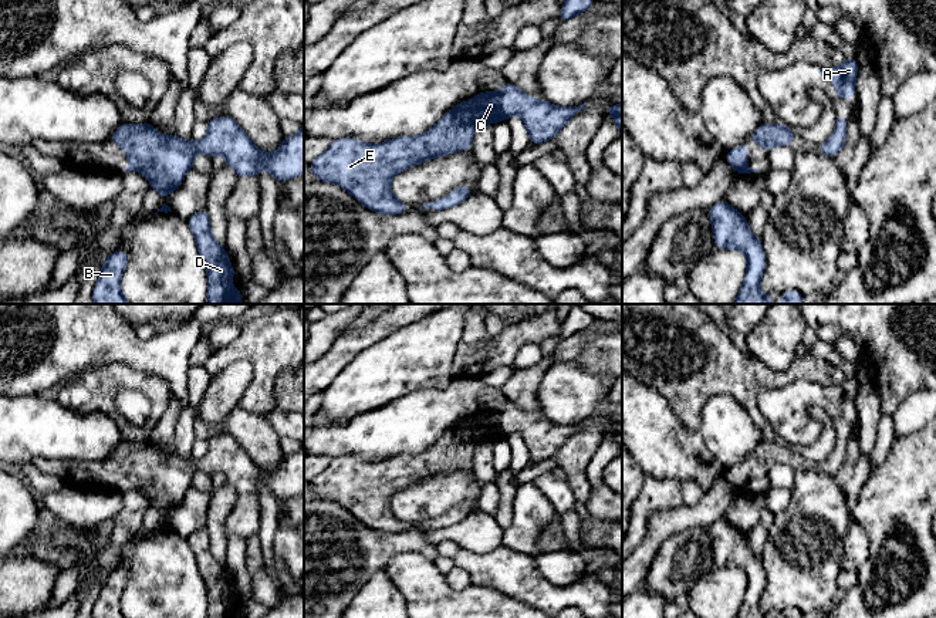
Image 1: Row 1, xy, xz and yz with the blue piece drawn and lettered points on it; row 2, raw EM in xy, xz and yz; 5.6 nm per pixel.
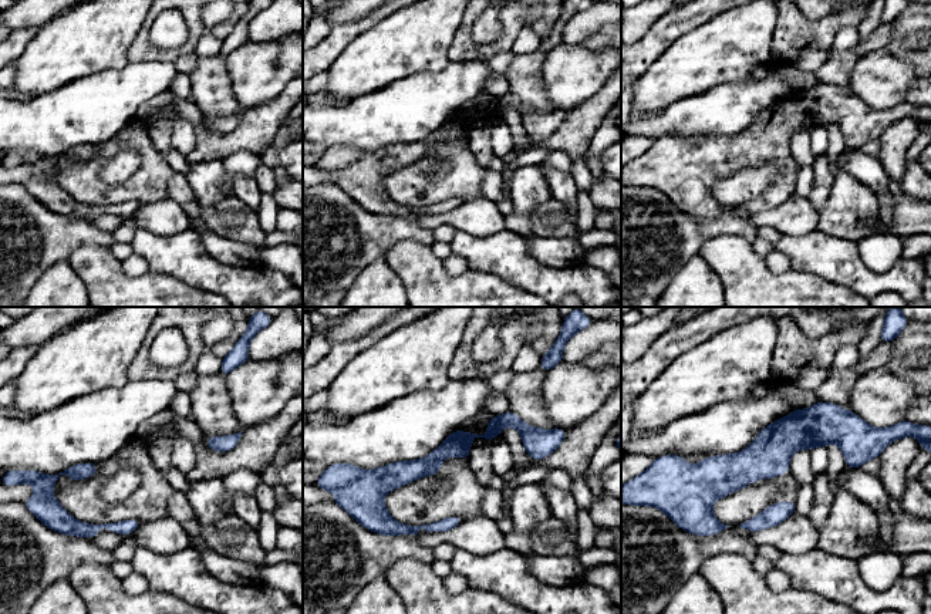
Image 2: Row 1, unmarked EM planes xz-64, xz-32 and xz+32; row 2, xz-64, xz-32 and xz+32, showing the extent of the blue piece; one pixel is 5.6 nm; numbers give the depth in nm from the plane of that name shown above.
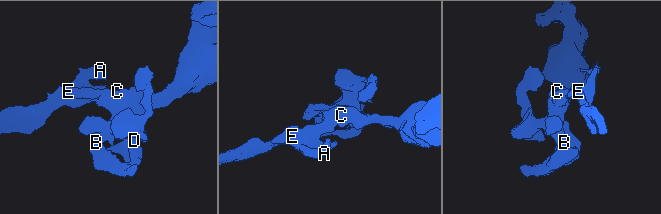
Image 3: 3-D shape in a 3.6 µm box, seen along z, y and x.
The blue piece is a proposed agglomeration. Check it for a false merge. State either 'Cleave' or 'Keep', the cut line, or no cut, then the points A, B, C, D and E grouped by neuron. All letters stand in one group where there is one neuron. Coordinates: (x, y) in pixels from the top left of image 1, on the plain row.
Keep. No split. Groups: A B C D E

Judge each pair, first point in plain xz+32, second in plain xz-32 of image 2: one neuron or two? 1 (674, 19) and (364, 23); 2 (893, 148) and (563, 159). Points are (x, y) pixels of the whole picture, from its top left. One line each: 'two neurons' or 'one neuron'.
1: one neuron
2: two neurons

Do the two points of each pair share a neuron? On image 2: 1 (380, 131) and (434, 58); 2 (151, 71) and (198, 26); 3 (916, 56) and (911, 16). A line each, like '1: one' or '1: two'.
1: two
2: two
3: one

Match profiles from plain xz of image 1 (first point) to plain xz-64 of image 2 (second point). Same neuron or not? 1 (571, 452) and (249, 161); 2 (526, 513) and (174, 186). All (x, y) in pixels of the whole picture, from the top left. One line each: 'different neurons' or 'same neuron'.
1: different neurons
2: different neurons

